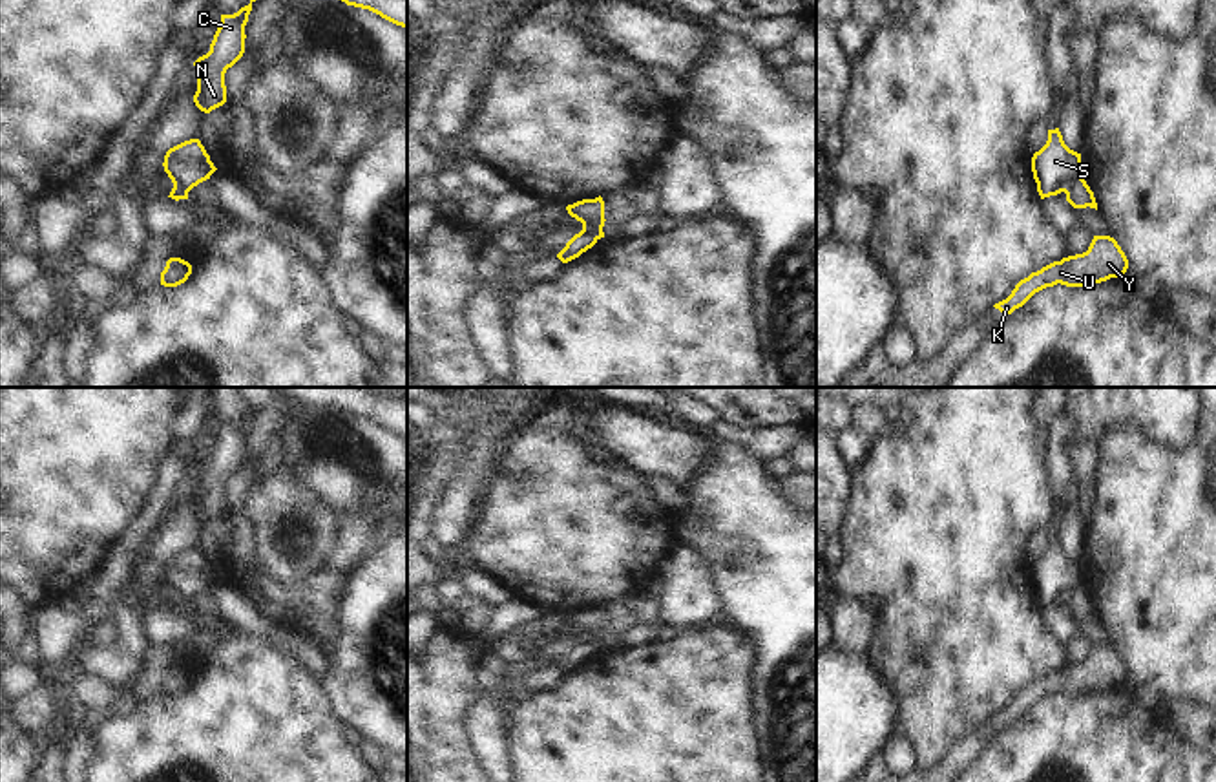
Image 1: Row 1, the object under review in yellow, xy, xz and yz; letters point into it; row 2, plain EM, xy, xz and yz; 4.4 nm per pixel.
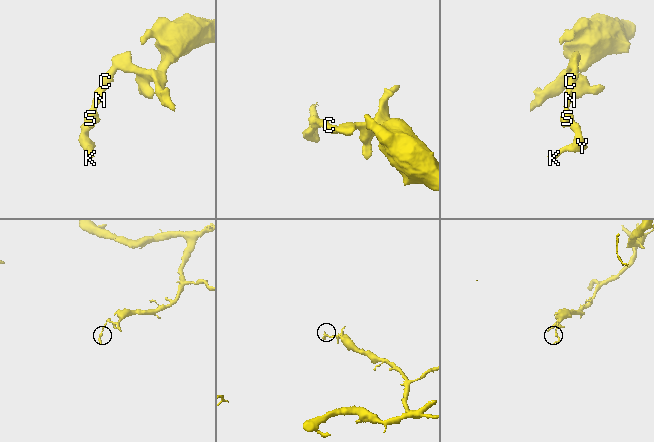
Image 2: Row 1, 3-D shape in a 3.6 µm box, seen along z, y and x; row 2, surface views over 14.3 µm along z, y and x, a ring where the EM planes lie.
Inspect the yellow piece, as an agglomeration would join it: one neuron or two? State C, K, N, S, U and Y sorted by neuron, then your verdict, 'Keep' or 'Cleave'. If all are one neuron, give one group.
Groups: C N S / K U Y. Cleave

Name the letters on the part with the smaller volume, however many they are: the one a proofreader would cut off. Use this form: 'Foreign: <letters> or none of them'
Foreign: K, U, Y

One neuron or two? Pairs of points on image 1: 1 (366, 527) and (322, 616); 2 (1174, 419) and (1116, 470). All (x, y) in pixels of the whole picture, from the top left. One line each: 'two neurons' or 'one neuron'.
1: one neuron
2: two neurons

